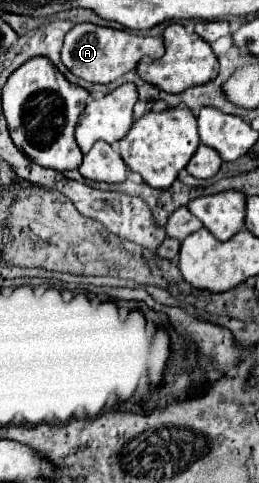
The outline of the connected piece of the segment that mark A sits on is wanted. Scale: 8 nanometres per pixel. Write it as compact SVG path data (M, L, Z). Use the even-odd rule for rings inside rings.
M75 24L63 42L61 50L61 62L77 76L87 82L95 84L109 84L115 78L123 76L125 72L135 70L137 62L143 56L161 58L165 52L161 38L151 36L135 36L125 30L113 30L113 28L101 28L95 24Z

